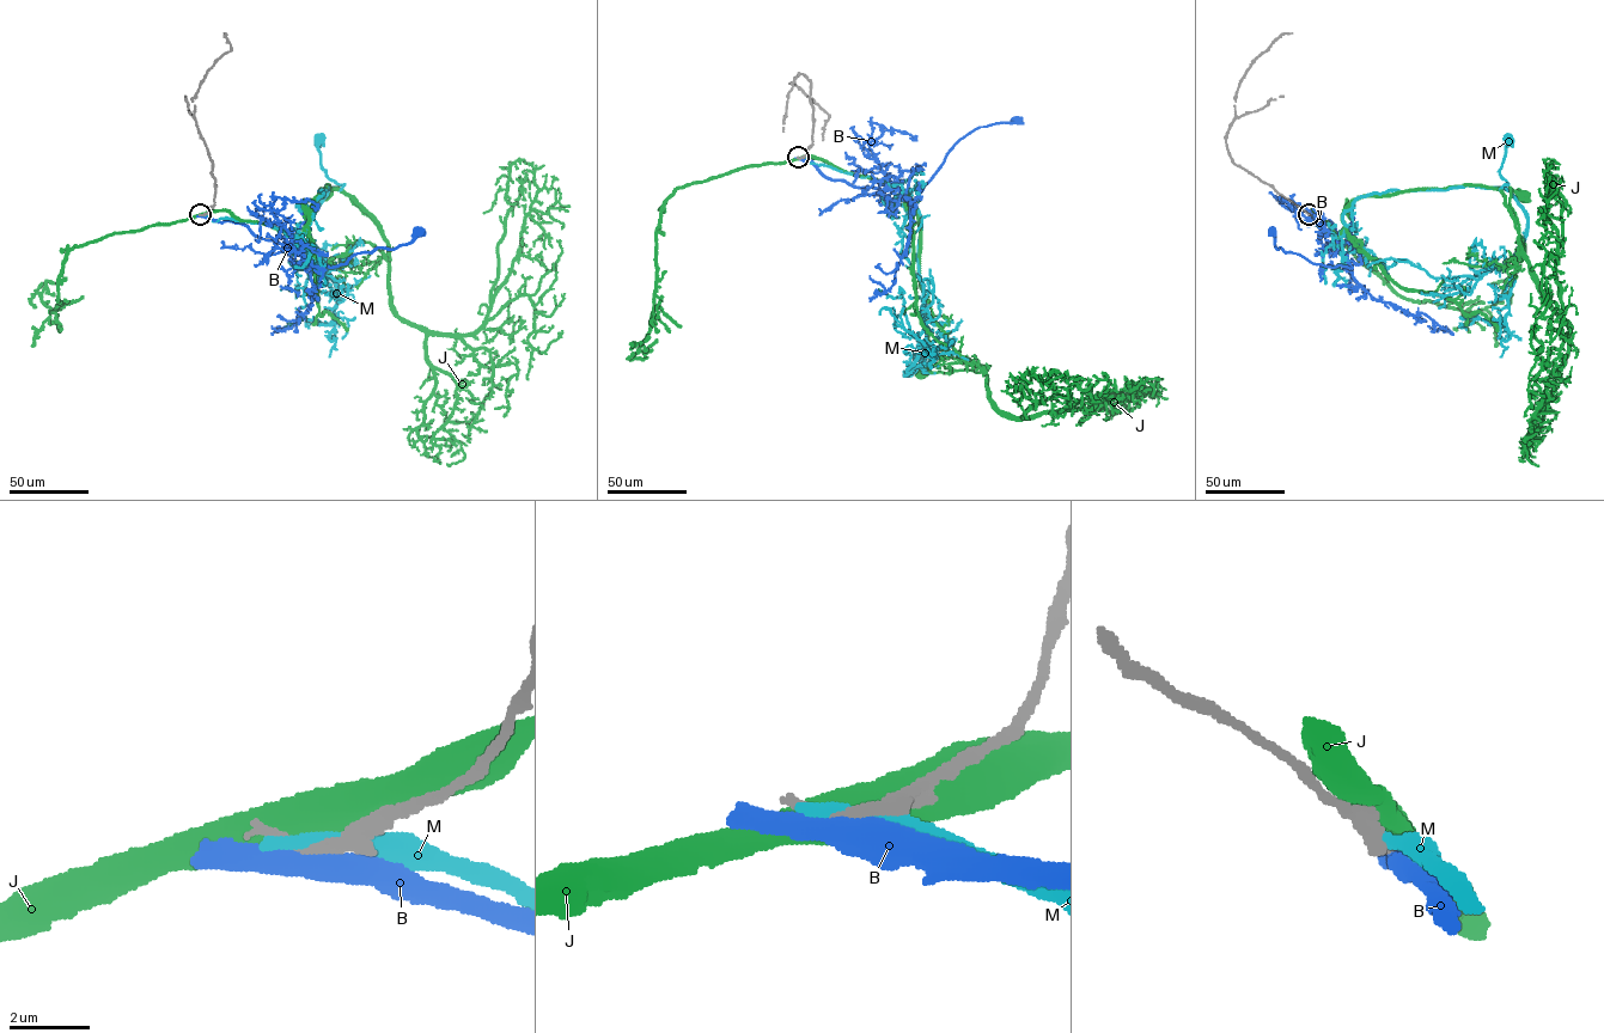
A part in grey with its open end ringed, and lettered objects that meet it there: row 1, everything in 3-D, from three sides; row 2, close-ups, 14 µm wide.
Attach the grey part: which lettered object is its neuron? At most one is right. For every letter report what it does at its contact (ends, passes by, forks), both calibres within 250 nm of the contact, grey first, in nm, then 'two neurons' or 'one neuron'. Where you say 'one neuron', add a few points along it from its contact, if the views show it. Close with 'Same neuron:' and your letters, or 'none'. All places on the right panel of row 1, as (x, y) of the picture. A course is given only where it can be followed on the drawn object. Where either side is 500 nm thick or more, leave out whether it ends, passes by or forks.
B: 280 nm thick on the grey side, 550 nm on the other; two neurons
J: 320 nm thick on the grey side, 700 nm on the other; two neurons
M: it passes by; 280 nm thick on the grey side, 360 nm on the other; two neurons
Same neuron: none

